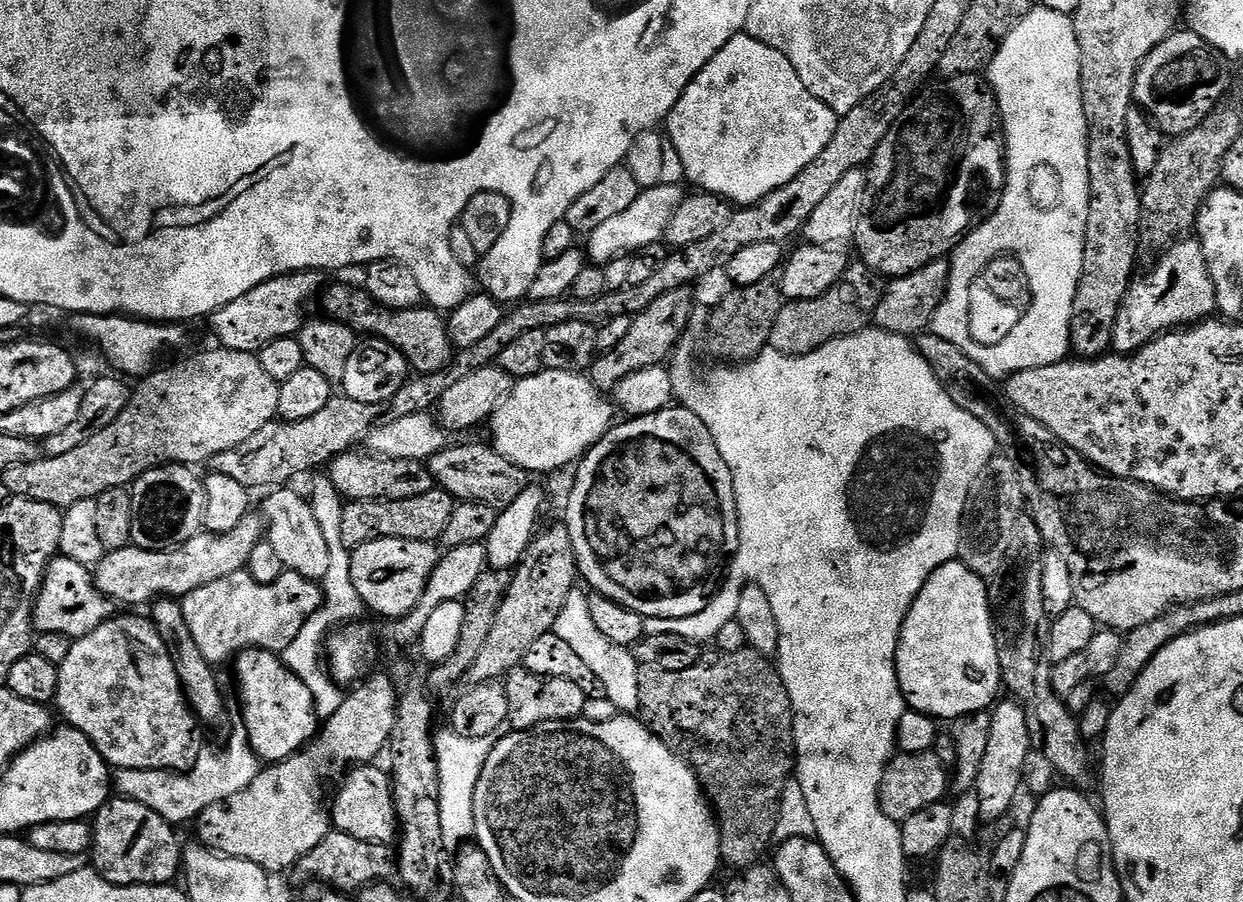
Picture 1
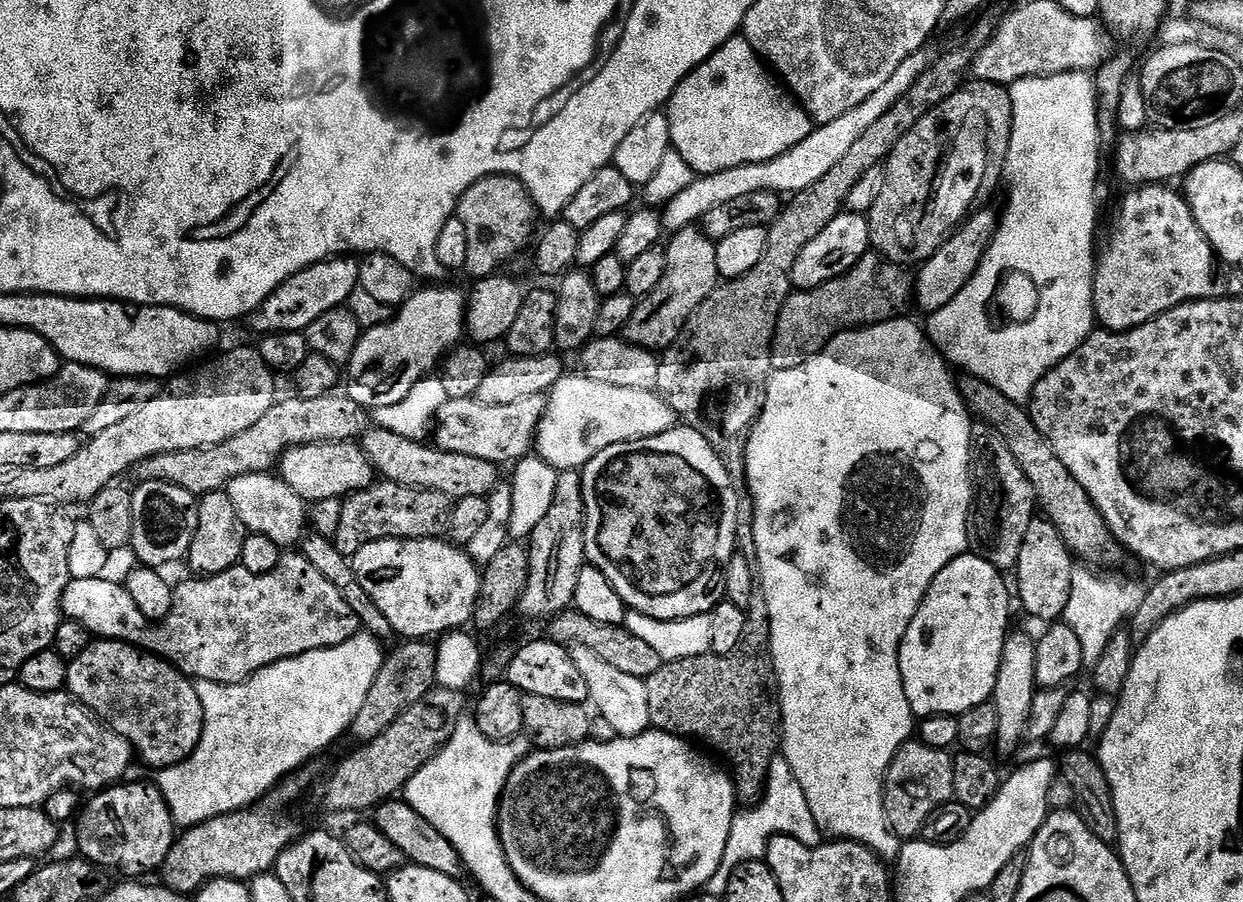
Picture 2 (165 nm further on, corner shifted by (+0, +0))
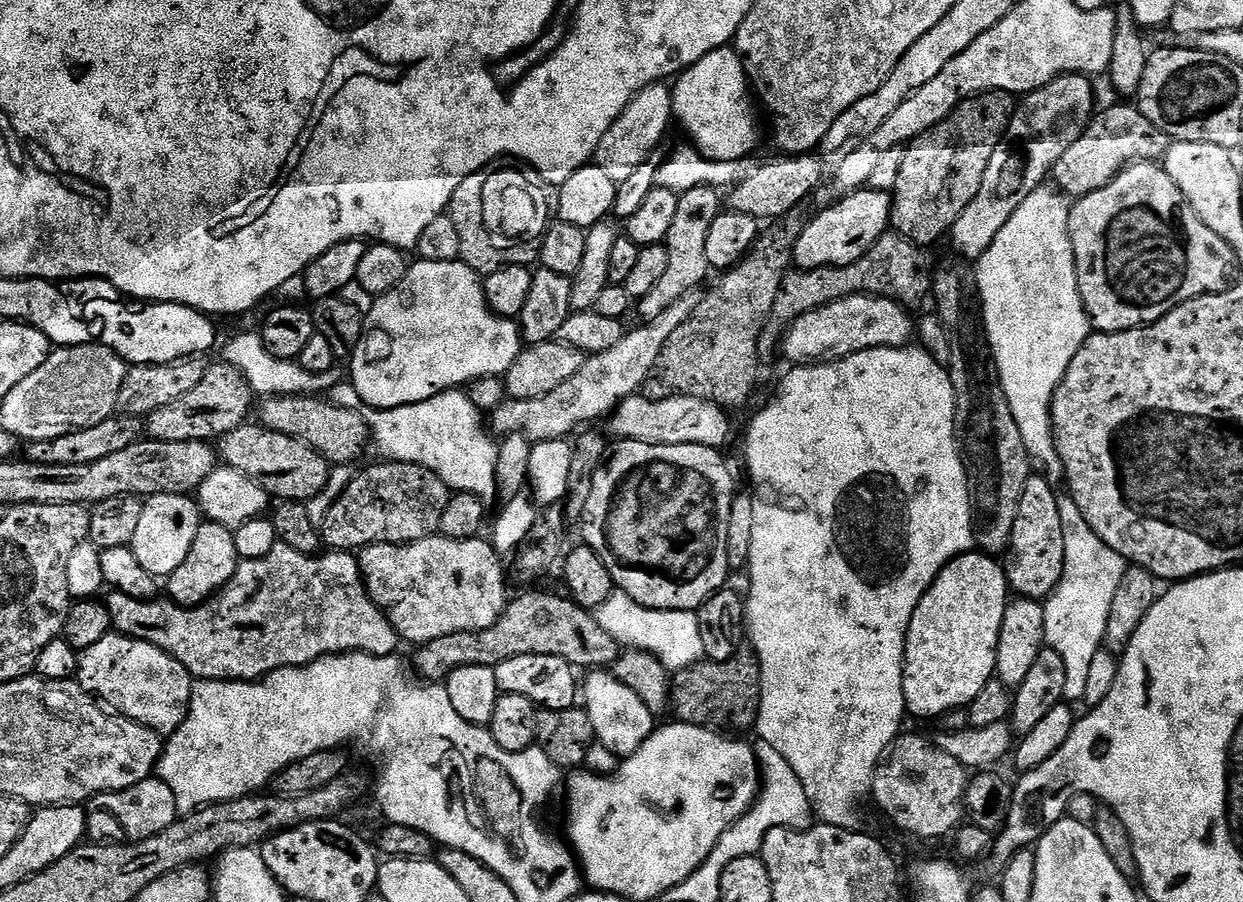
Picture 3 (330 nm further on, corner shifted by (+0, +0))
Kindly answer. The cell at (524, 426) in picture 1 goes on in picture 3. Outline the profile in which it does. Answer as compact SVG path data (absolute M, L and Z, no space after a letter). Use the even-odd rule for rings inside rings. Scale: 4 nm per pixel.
M644 394L627 396L616 405L611 413L612 428L617 432L620 440L641 440L647 444L701 444L711 448L723 449L728 435L732 432L732 424L728 421L729 413L718 404L711 404L698 398L689 396L668 396L664 400L647 400Z

